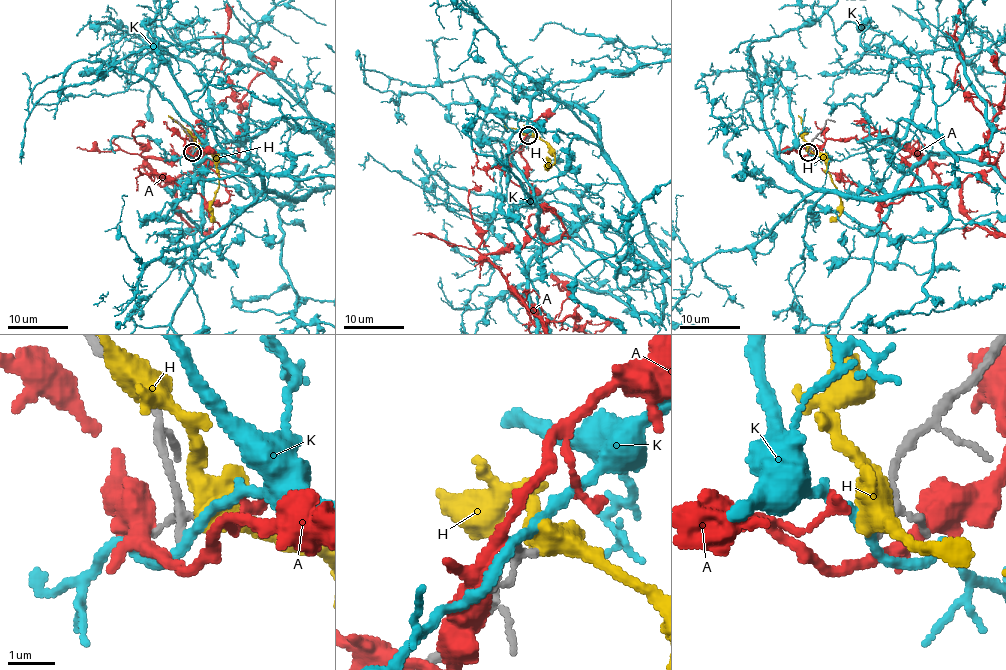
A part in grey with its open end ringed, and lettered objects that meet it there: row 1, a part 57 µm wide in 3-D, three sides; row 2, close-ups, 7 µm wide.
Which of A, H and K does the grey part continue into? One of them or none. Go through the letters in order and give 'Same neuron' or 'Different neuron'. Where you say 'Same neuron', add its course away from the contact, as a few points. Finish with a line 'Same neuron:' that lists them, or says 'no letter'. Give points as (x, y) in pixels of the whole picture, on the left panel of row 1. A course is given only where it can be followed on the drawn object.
A: Different neuron
H: Different neuron
K: Different neuron
Same neuron: no letter

